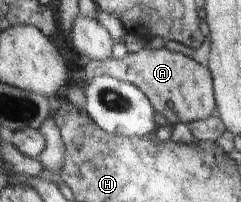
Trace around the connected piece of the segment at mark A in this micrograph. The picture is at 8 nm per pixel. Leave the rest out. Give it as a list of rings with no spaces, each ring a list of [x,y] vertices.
[[[148,45],[138,53],[129,53],[122,60],[111,58],[89,61],[84,68],[89,80],[107,75],[132,85],[137,85],[149,97],[156,112],[165,116],[173,126],[206,119],[215,110],[213,83],[207,68],[197,64],[192,57],[175,54],[167,47],[150,49]]]

